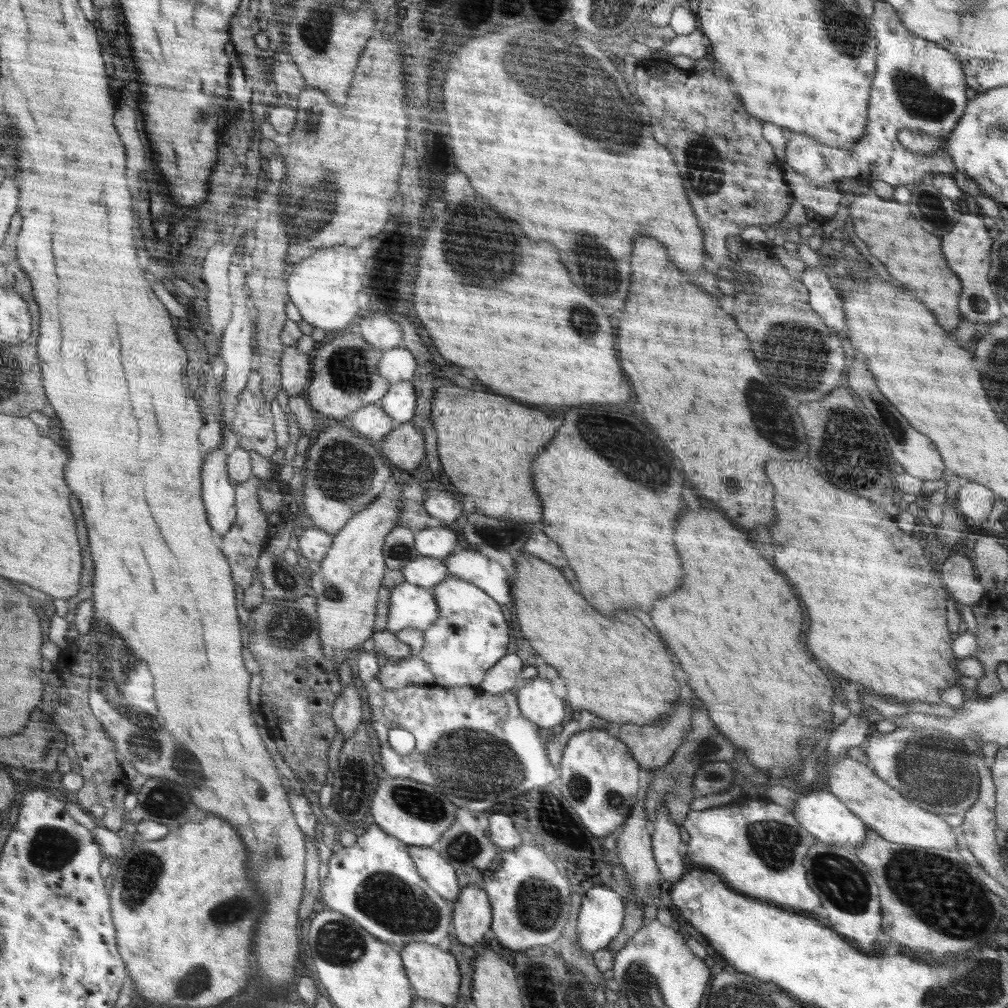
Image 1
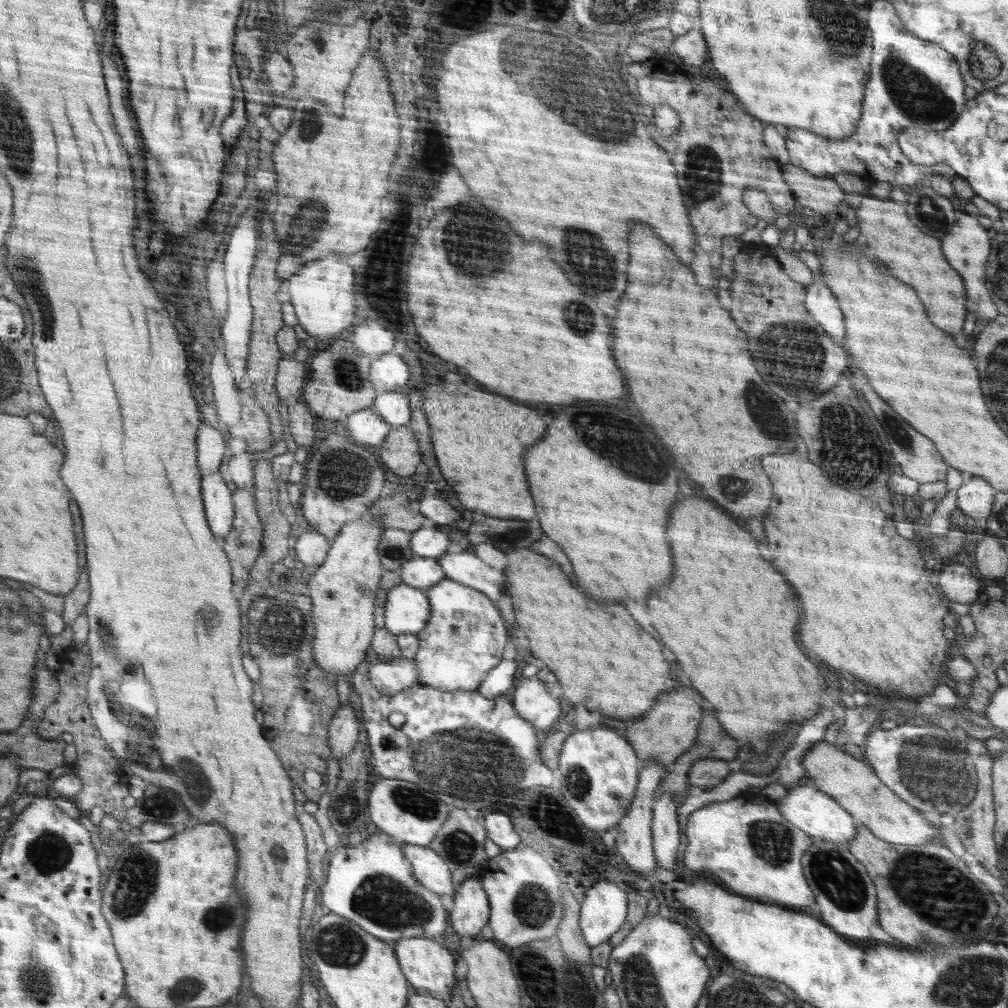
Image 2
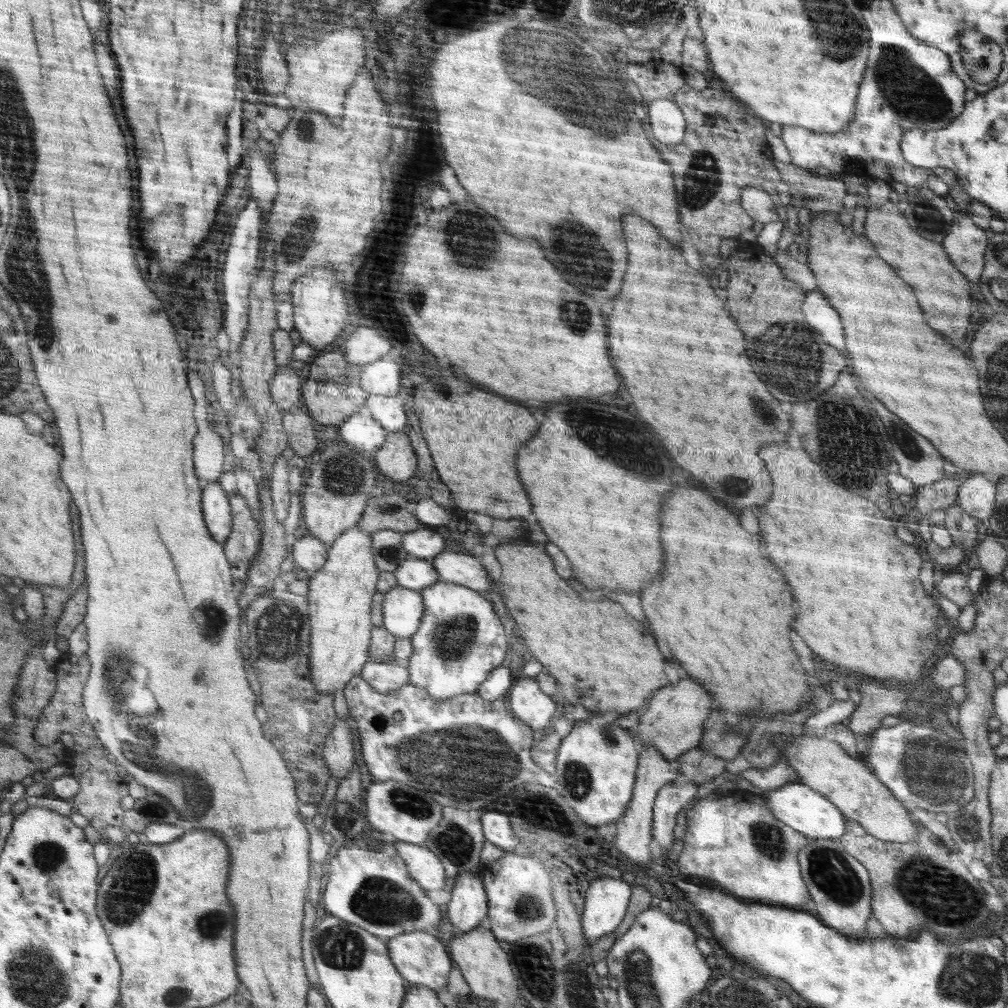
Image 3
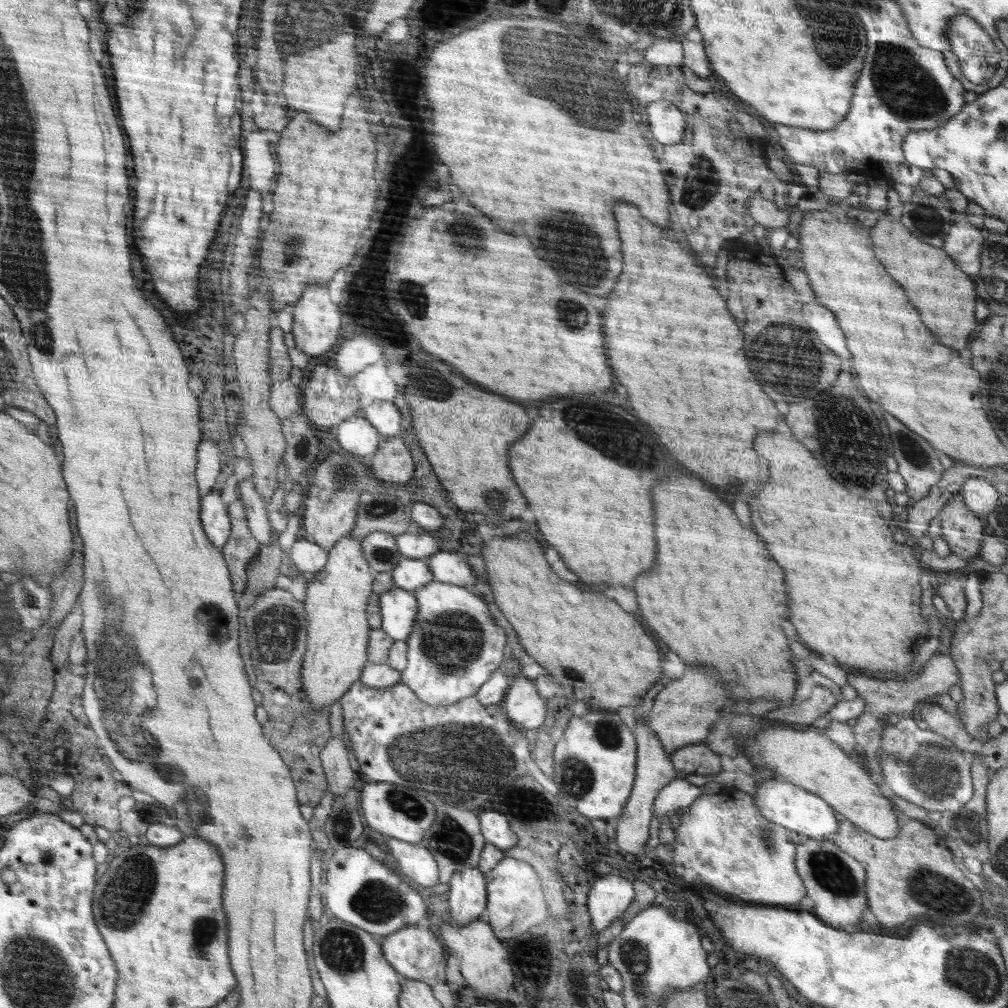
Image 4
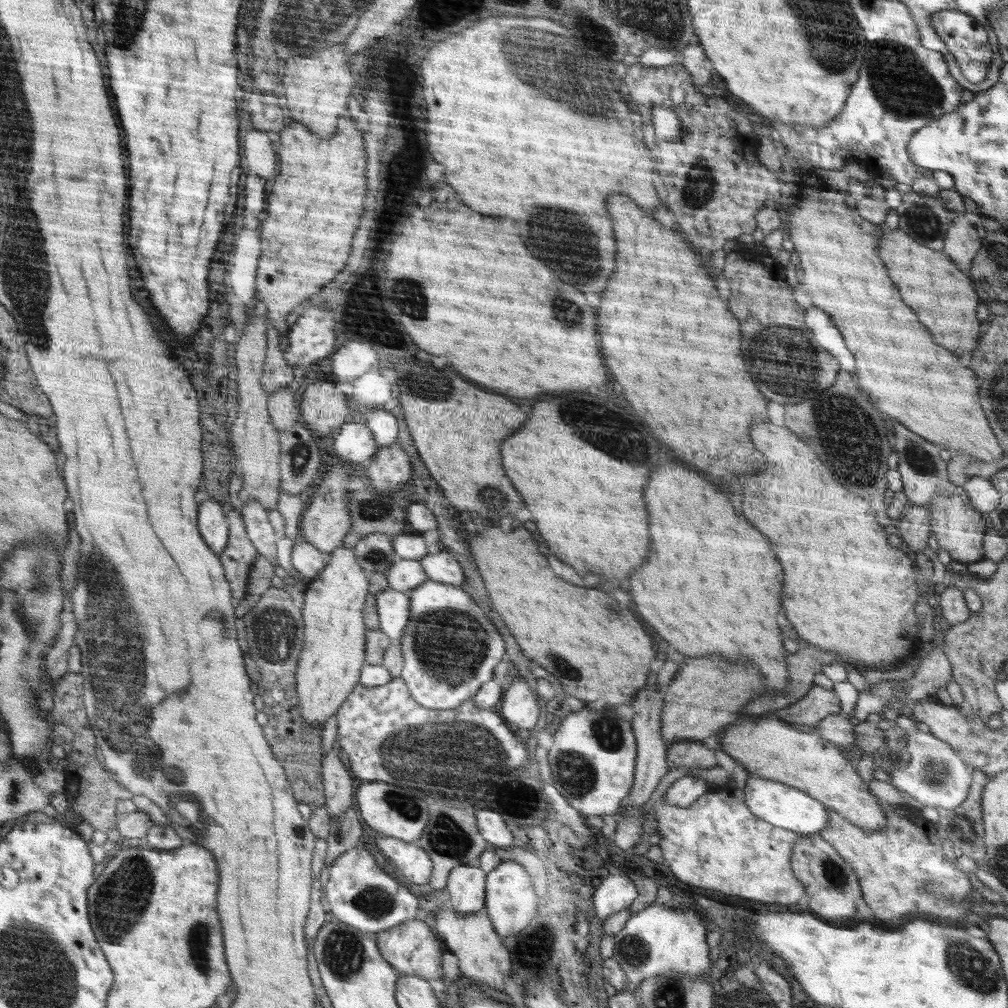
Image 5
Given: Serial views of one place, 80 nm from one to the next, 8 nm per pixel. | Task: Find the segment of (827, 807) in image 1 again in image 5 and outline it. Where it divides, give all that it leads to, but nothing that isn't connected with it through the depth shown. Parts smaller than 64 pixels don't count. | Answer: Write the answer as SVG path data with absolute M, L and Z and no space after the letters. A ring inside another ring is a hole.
M750 775L743 792L745 805L750 812L774 826L794 831L800 835L819 833L826 828L828 808L802 790L764 777L755 778L755 775L753 777Z

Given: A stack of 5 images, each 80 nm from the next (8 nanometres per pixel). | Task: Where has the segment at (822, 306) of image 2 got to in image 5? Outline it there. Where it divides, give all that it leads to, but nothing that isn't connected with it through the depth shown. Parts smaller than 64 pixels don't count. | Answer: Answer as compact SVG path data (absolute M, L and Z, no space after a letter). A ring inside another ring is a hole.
M812 308L806 314L806 326L812 330L814 340L824 348L830 350L832 356L836 356L842 370L854 370L854 354L844 346L842 334L836 326L832 326L830 316L826 316L822 310Z

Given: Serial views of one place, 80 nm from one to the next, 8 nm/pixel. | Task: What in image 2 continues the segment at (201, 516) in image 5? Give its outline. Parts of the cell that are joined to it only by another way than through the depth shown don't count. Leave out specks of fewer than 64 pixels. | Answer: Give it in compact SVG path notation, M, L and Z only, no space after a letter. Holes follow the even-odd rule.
M221 463L214 474L202 477L202 494L205 495L206 514L209 517L211 530L220 540L231 531L235 515L233 507L233 487L226 484L220 472L226 468Z

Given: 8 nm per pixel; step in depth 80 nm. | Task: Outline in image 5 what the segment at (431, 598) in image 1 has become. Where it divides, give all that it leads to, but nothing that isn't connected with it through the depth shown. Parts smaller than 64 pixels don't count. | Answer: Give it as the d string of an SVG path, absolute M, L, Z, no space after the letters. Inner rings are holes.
M386 589L375 595L379 629L392 640L399 641L409 624L412 599L408 593Z

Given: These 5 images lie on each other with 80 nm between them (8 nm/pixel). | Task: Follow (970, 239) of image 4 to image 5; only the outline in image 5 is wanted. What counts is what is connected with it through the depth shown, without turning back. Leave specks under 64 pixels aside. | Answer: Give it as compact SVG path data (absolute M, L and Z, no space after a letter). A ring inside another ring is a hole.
M956 218L954 222L951 222L950 227L947 230L946 240L943 243L943 250L948 252L948 256L960 266L960 268L970 268L970 262L972 262L972 258L976 256L978 250L982 246L982 242L978 236L982 236L983 234L978 234L976 230L974 230L974 226L966 220L966 218Z

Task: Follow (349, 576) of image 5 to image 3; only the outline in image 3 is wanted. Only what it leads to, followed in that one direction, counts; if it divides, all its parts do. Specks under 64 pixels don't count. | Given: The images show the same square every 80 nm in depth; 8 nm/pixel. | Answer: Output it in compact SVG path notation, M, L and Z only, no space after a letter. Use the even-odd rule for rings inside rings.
M358 526L345 530L328 548L326 562L309 574L309 619L312 623L310 637L310 677L317 692L343 690L350 681L361 675L370 662L372 641L370 607L377 593L380 570L373 558L372 532Z

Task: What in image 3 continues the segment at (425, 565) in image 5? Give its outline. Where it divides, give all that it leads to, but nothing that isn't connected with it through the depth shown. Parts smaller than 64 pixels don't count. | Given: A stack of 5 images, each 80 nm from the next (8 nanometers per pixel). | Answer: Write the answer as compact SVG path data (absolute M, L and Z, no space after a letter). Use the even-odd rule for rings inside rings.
M442 551L442 554L431 560L440 581L469 586L480 592L485 592L490 586L497 586L482 564L470 554Z

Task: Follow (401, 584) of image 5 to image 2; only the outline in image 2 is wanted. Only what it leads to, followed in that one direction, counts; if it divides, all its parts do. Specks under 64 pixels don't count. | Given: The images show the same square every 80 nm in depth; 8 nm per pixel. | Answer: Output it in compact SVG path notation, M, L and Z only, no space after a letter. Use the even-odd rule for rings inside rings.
M414 556L399 569L401 582L408 586L428 590L445 578L437 558Z

